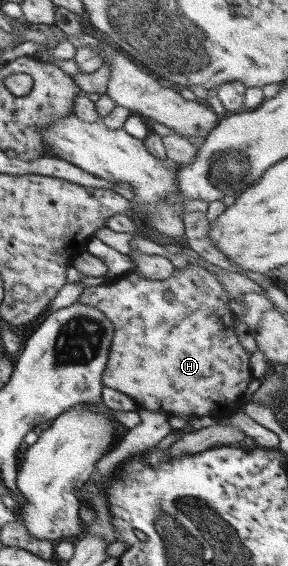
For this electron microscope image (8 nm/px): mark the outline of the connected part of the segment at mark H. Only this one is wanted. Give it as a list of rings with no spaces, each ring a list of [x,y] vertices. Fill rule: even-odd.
[[[188,262],[185,268],[176,269],[165,279],[148,279],[129,272],[107,284],[85,287],[77,302],[97,307],[114,326],[102,384],[133,397],[139,408],[200,417],[221,410],[223,406],[239,411],[244,391],[253,379],[250,352],[241,345],[235,333],[236,316],[229,301],[227,291],[213,271]],[[166,290],[173,292],[172,300],[165,297]]]

